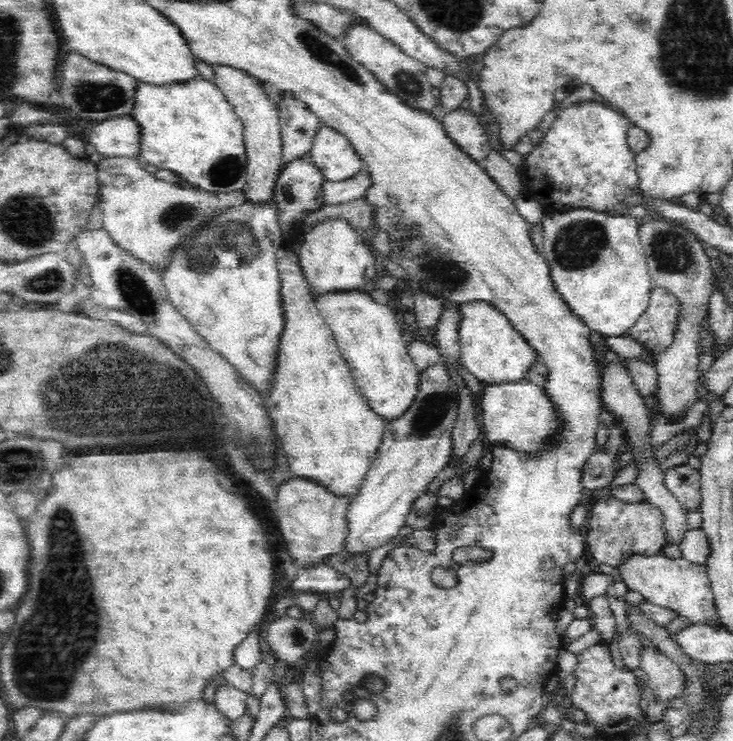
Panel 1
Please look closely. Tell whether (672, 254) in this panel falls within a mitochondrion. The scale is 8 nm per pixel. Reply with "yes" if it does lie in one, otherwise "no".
yes

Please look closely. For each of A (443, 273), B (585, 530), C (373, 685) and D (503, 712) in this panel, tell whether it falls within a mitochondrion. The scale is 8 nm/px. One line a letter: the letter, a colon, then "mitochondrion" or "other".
A: mitochondrion
B: other
C: mitochondrion
D: other

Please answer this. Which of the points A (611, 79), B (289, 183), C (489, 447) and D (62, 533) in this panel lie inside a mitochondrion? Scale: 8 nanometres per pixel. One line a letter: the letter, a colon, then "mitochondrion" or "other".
A: other
B: other
C: other
D: mitochondrion

